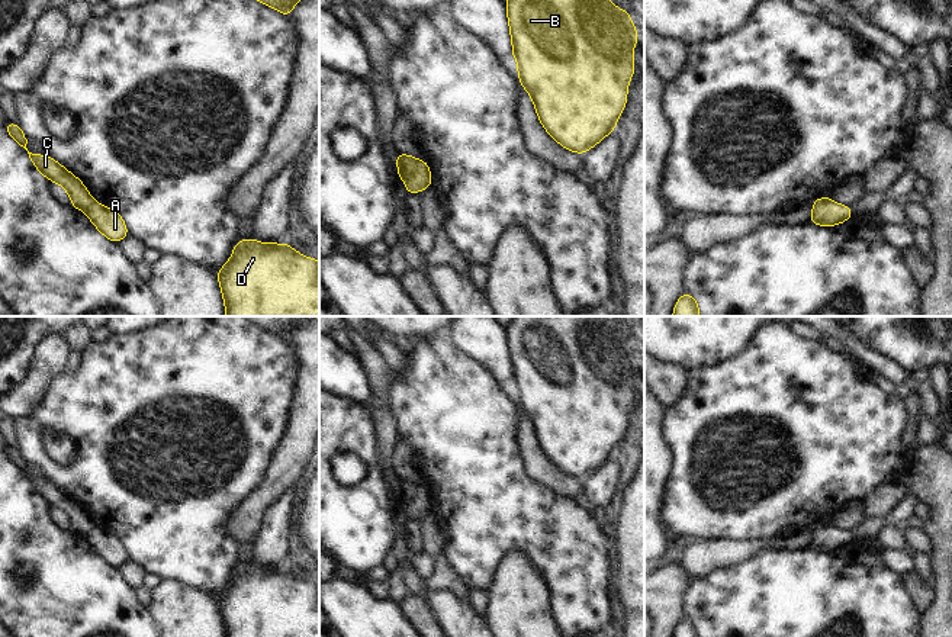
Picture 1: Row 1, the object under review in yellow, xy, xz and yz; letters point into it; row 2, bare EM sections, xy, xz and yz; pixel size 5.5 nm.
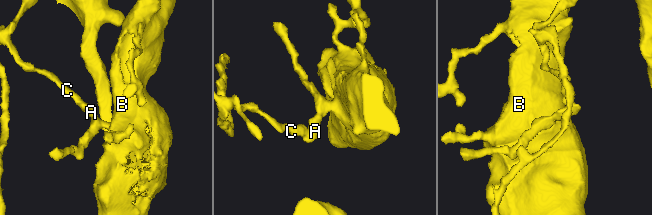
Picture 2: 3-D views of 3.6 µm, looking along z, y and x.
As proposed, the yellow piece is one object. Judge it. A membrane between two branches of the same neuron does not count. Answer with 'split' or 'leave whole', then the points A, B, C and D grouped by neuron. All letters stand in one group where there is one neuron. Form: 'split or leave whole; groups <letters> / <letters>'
split; groups A B D / C

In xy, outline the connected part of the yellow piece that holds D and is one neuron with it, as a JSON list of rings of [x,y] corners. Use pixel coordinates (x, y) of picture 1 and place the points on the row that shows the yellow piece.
[[[241,239],[231,260],[216,271],[225,316],[319,316],[319,261],[284,244]]]

